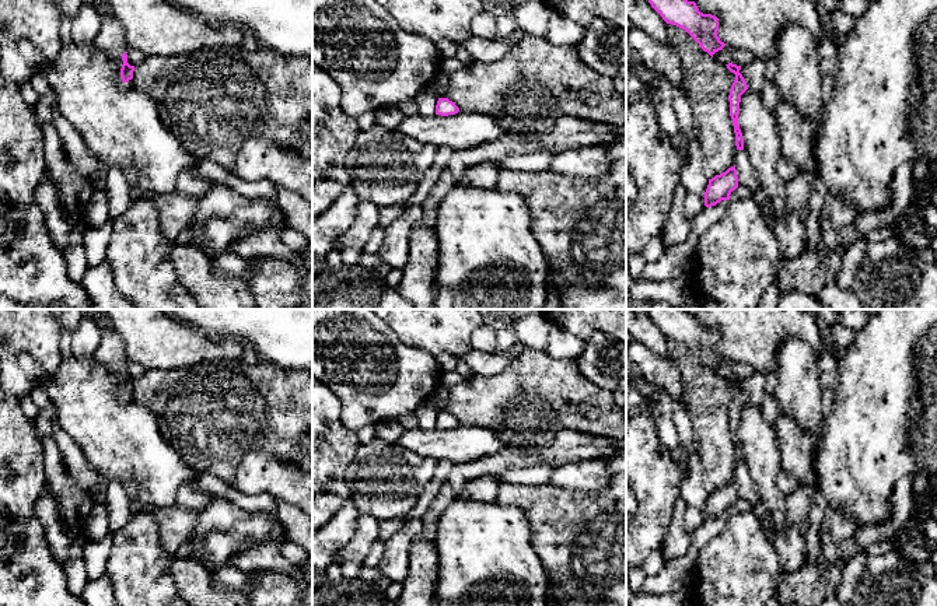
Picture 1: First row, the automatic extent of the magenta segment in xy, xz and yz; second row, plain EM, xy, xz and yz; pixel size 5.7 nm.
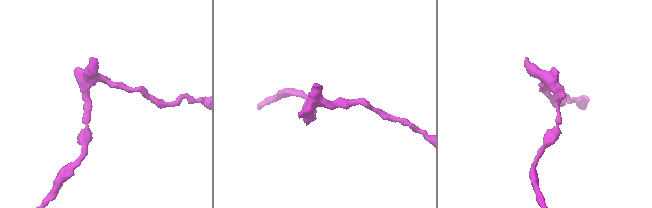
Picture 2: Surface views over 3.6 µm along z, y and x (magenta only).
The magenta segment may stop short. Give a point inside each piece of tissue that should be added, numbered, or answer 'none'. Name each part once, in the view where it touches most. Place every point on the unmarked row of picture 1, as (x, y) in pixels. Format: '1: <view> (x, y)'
1: xy (111, 353)

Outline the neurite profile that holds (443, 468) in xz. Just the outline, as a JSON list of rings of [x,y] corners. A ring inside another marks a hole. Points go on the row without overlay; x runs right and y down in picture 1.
[[[438,460],[433,473],[433,479],[427,484],[427,491],[438,491],[451,472],[452,463],[450,460]]]

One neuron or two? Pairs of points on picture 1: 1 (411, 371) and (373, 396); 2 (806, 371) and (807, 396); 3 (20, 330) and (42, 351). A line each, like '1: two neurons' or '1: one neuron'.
1: one neuron
2: one neuron
3: one neuron

